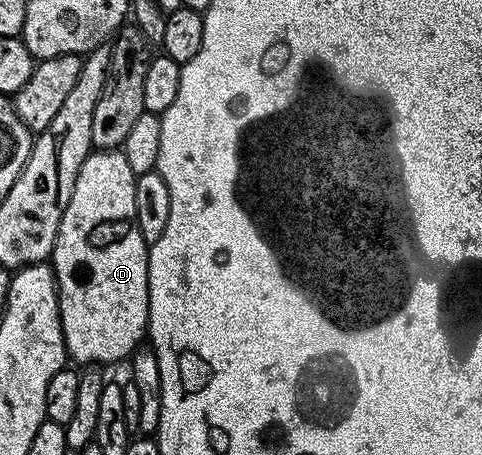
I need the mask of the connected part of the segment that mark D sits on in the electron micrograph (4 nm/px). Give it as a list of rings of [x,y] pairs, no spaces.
[[[94,150],[76,174],[72,198],[64,201],[52,267],[58,285],[66,355],[75,365],[102,366],[125,361],[139,351],[148,332],[148,245],[136,222],[136,177],[120,150]]]

